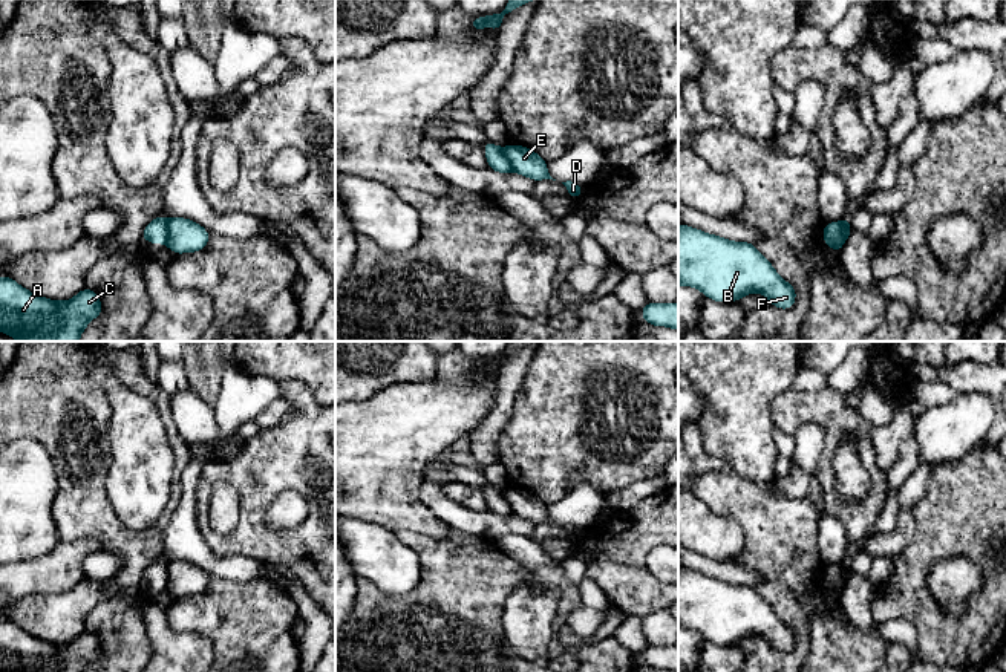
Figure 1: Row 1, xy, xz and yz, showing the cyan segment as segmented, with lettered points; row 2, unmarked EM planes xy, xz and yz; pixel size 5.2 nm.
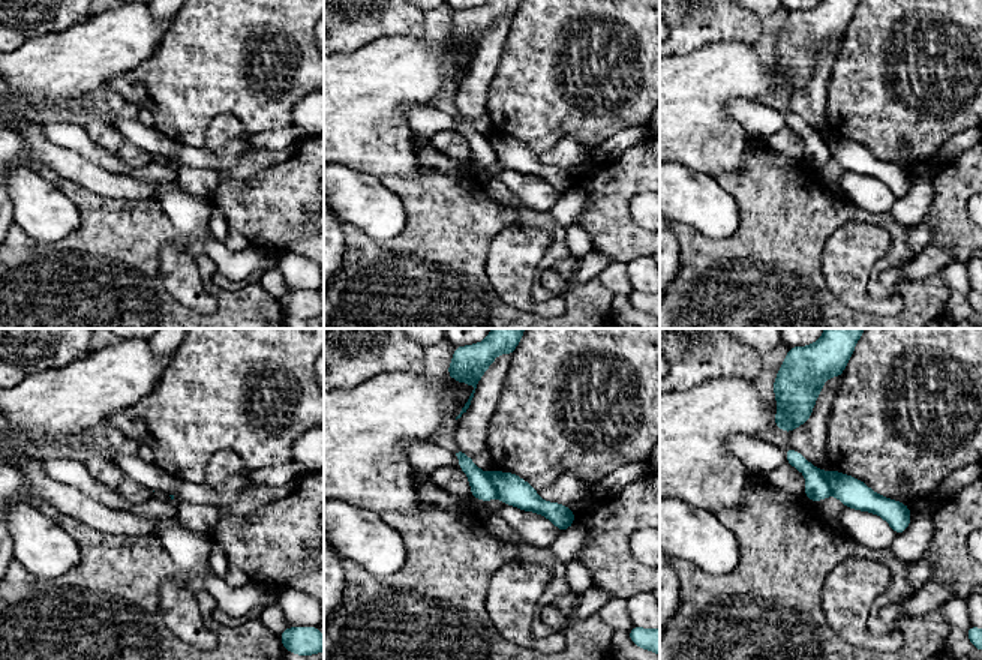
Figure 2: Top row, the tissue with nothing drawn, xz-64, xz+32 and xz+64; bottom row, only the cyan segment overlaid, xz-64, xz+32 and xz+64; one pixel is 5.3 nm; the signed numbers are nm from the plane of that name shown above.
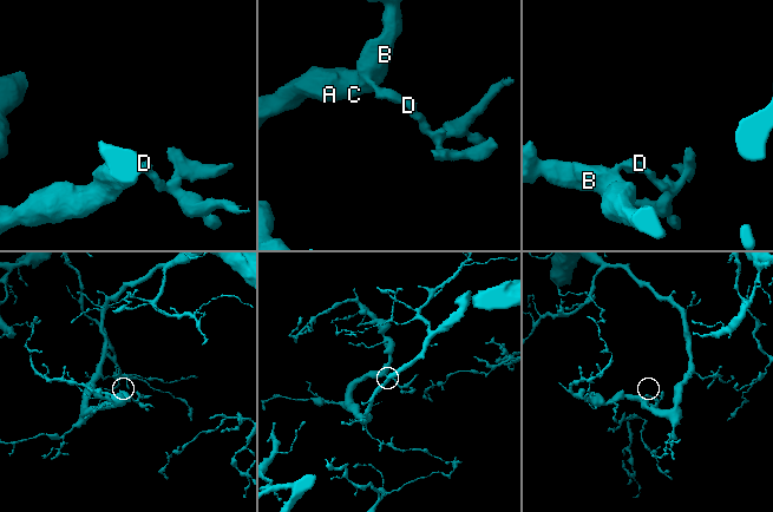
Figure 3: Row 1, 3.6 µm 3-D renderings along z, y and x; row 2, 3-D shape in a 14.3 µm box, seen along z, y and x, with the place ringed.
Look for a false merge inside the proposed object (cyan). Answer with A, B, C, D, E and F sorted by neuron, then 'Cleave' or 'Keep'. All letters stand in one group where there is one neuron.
Groups: A B C F / D E. Cleave

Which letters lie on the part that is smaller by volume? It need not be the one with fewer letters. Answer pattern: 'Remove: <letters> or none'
Remove: D, E

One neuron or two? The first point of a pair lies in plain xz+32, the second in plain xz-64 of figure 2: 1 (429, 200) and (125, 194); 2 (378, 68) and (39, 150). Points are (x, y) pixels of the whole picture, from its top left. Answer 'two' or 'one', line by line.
1: two
2: one

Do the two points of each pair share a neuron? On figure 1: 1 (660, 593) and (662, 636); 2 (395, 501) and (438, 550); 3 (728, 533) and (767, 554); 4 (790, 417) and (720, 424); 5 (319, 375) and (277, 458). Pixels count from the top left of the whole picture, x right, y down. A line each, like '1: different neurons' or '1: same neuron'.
1: different neurons
2: different neurons
3: different neurons
4: different neurons
5: different neurons

